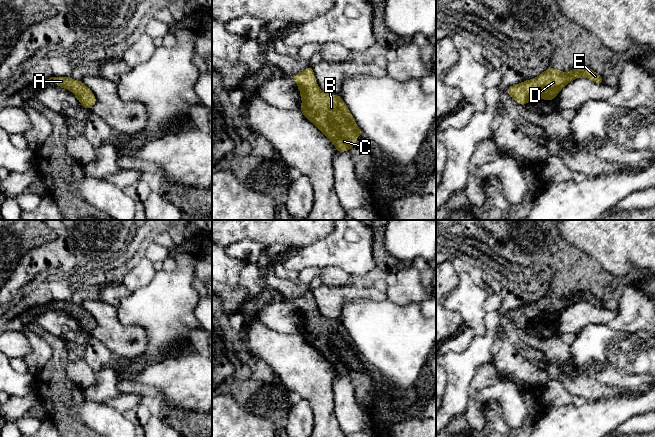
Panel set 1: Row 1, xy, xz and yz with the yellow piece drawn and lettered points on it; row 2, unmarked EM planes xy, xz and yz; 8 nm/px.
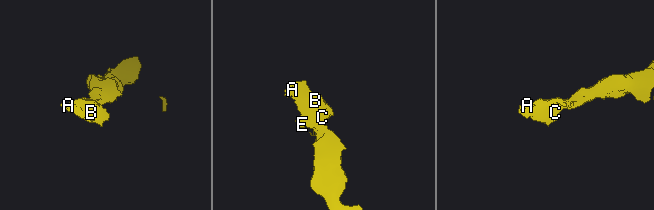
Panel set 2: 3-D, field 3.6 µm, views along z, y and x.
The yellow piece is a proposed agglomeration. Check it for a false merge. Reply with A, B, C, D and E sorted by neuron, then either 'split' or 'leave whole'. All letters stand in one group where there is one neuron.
A B C D E | leave whole

